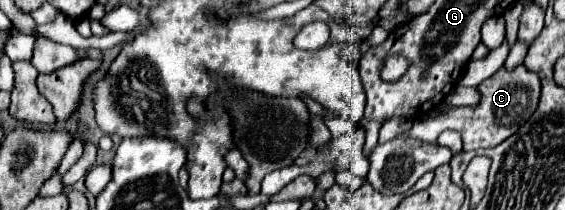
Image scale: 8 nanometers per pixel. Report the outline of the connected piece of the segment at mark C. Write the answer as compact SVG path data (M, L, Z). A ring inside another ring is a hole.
M517 66L513 72L501 68L491 78L479 84L479 92L481 92L481 102L477 106L453 108L449 112L437 112L433 116L421 118L411 126L411 130L403 132L403 136L435 142L443 130L457 130L463 138L463 150L493 148L505 142L509 136L513 136L521 128L521 124L525 124L525 120L529 120L531 114L537 110L541 96L541 80L525 66Z

